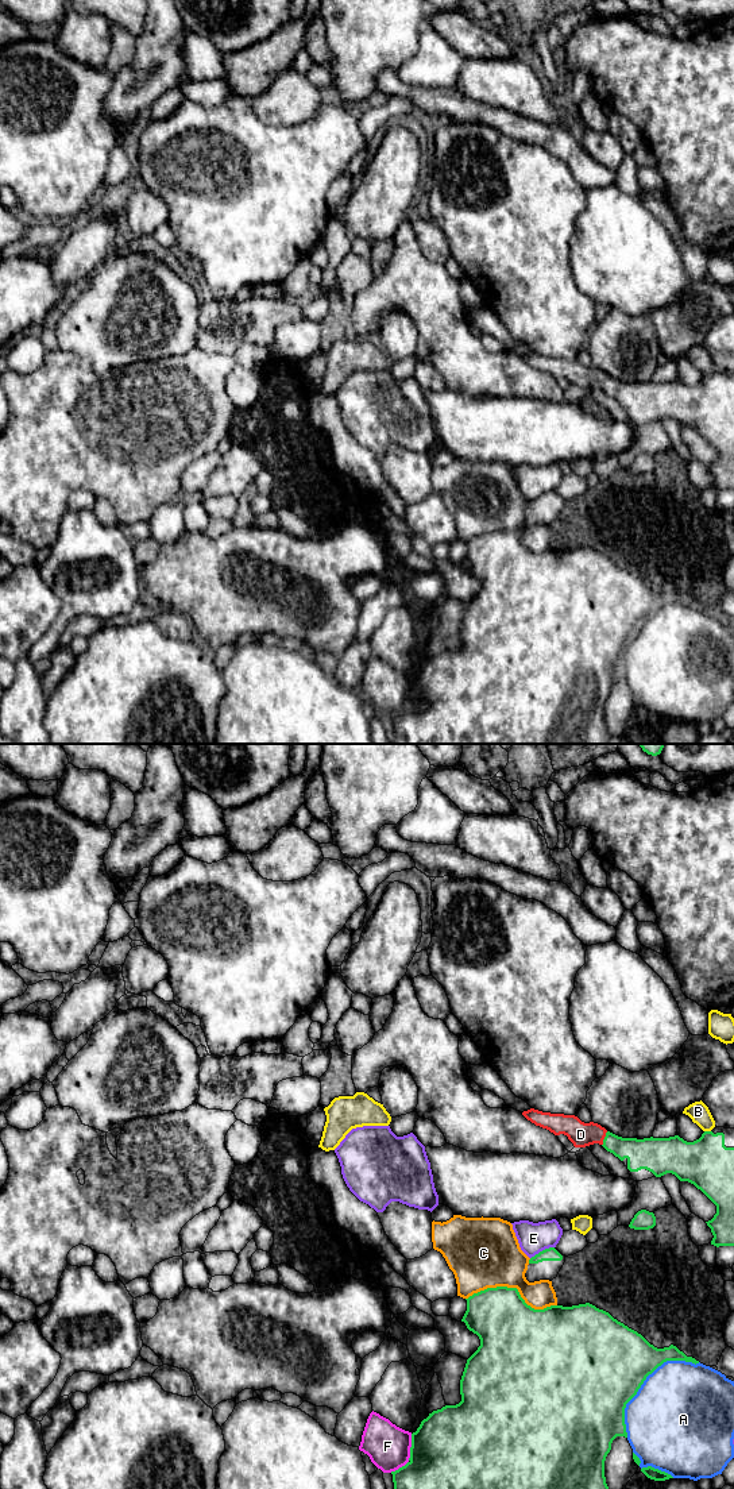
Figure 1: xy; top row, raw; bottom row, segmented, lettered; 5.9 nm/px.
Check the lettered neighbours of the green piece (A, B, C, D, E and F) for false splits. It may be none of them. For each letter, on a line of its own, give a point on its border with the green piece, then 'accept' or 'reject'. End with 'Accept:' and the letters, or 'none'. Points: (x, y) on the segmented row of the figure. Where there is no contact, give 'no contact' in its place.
A: xy (644, 1380) | reject
B: xy (707, 1131) | reject
C: xy (513, 1288) | reject
D: xy (605, 1138) | accept
E: xy (543, 1250) | reject
F: xy (410, 1457) | reject
Accept: D

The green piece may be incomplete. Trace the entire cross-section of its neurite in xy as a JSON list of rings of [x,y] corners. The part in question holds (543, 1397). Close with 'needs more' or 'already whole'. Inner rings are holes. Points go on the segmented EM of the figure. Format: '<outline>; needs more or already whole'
[[[497,1287],[474,1293],[467,1300],[467,1311],[461,1319],[467,1328],[480,1339],[478,1350],[467,1359],[461,1380],[461,1401],[433,1411],[412,1434],[409,1462],[393,1474],[394,1489],[609,1489],[604,1477],[604,1461],[617,1436],[627,1438],[625,1424],[626,1404],[658,1366],[667,1361],[699,1363],[687,1357],[676,1346],[657,1349],[641,1334],[614,1319],[609,1312],[586,1303],[572,1307],[550,1305],[534,1309],[525,1303],[517,1288]]]; already whole

